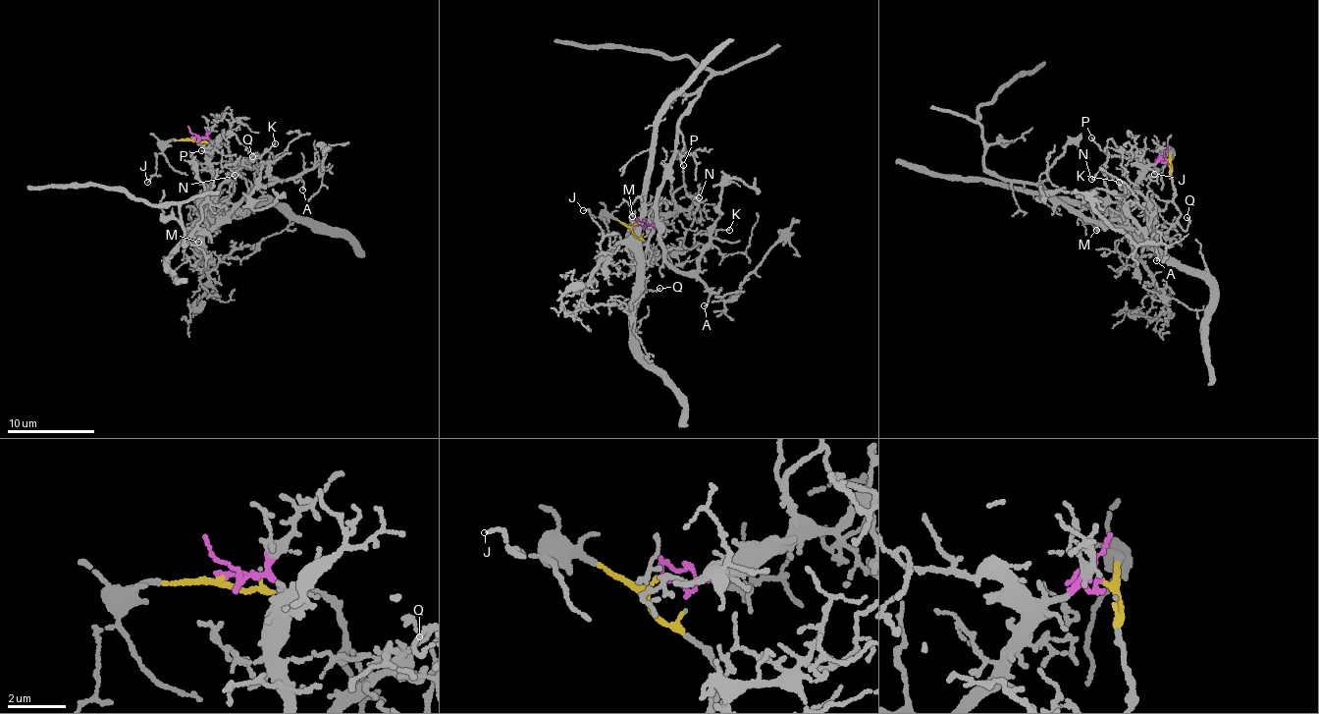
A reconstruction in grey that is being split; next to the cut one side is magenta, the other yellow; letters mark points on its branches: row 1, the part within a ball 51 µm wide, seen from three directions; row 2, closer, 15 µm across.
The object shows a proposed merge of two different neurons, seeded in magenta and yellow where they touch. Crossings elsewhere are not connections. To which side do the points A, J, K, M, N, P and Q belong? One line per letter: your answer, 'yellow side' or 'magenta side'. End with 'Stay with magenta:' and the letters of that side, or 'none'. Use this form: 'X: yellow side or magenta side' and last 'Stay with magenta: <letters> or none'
A: yellow side
J: yellow side
K: magenta side
M: magenta side
N: magenta side
P: magenta side
Q: yellow side
Stay with magenta: K, M, N, P

